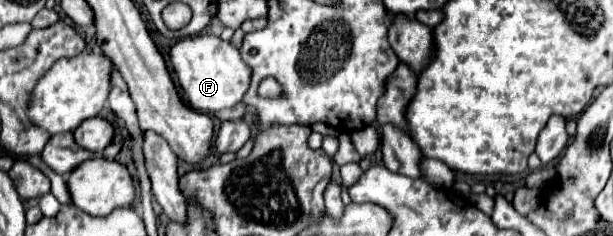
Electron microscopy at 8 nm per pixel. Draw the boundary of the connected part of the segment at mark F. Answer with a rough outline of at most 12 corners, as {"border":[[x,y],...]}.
{"border":[[214,35],[180,39],[170,63],[190,107],[238,105],[252,69]]}

